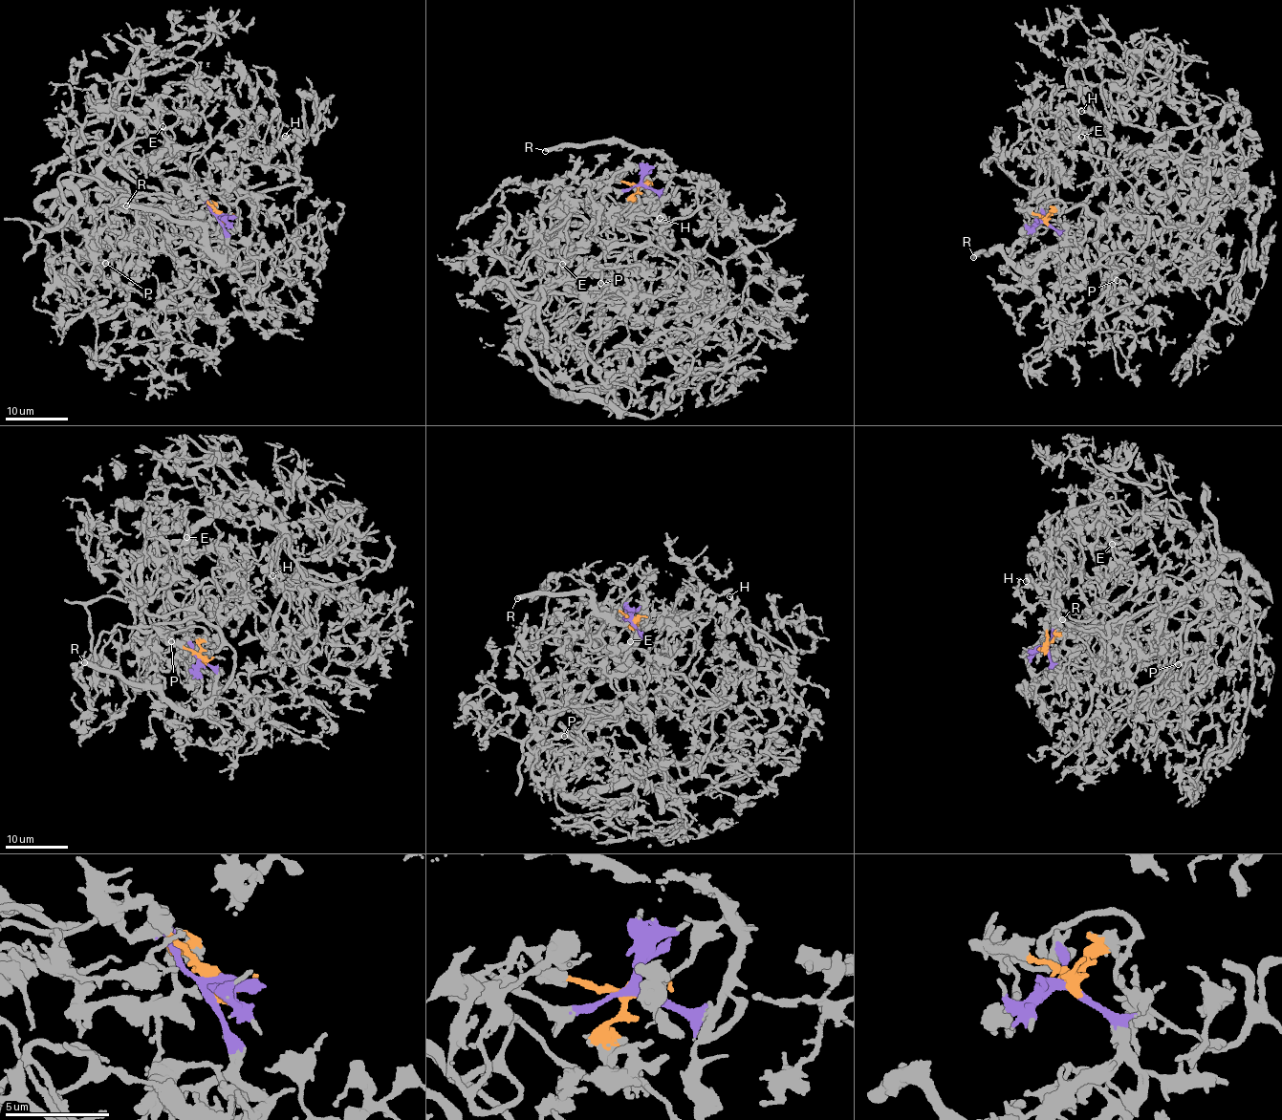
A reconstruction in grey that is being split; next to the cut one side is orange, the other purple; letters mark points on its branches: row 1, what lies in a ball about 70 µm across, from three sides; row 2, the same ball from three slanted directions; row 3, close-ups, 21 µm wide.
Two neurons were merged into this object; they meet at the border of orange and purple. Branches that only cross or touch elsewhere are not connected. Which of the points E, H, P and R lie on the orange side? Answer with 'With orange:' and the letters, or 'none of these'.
With orange: E, H, P

